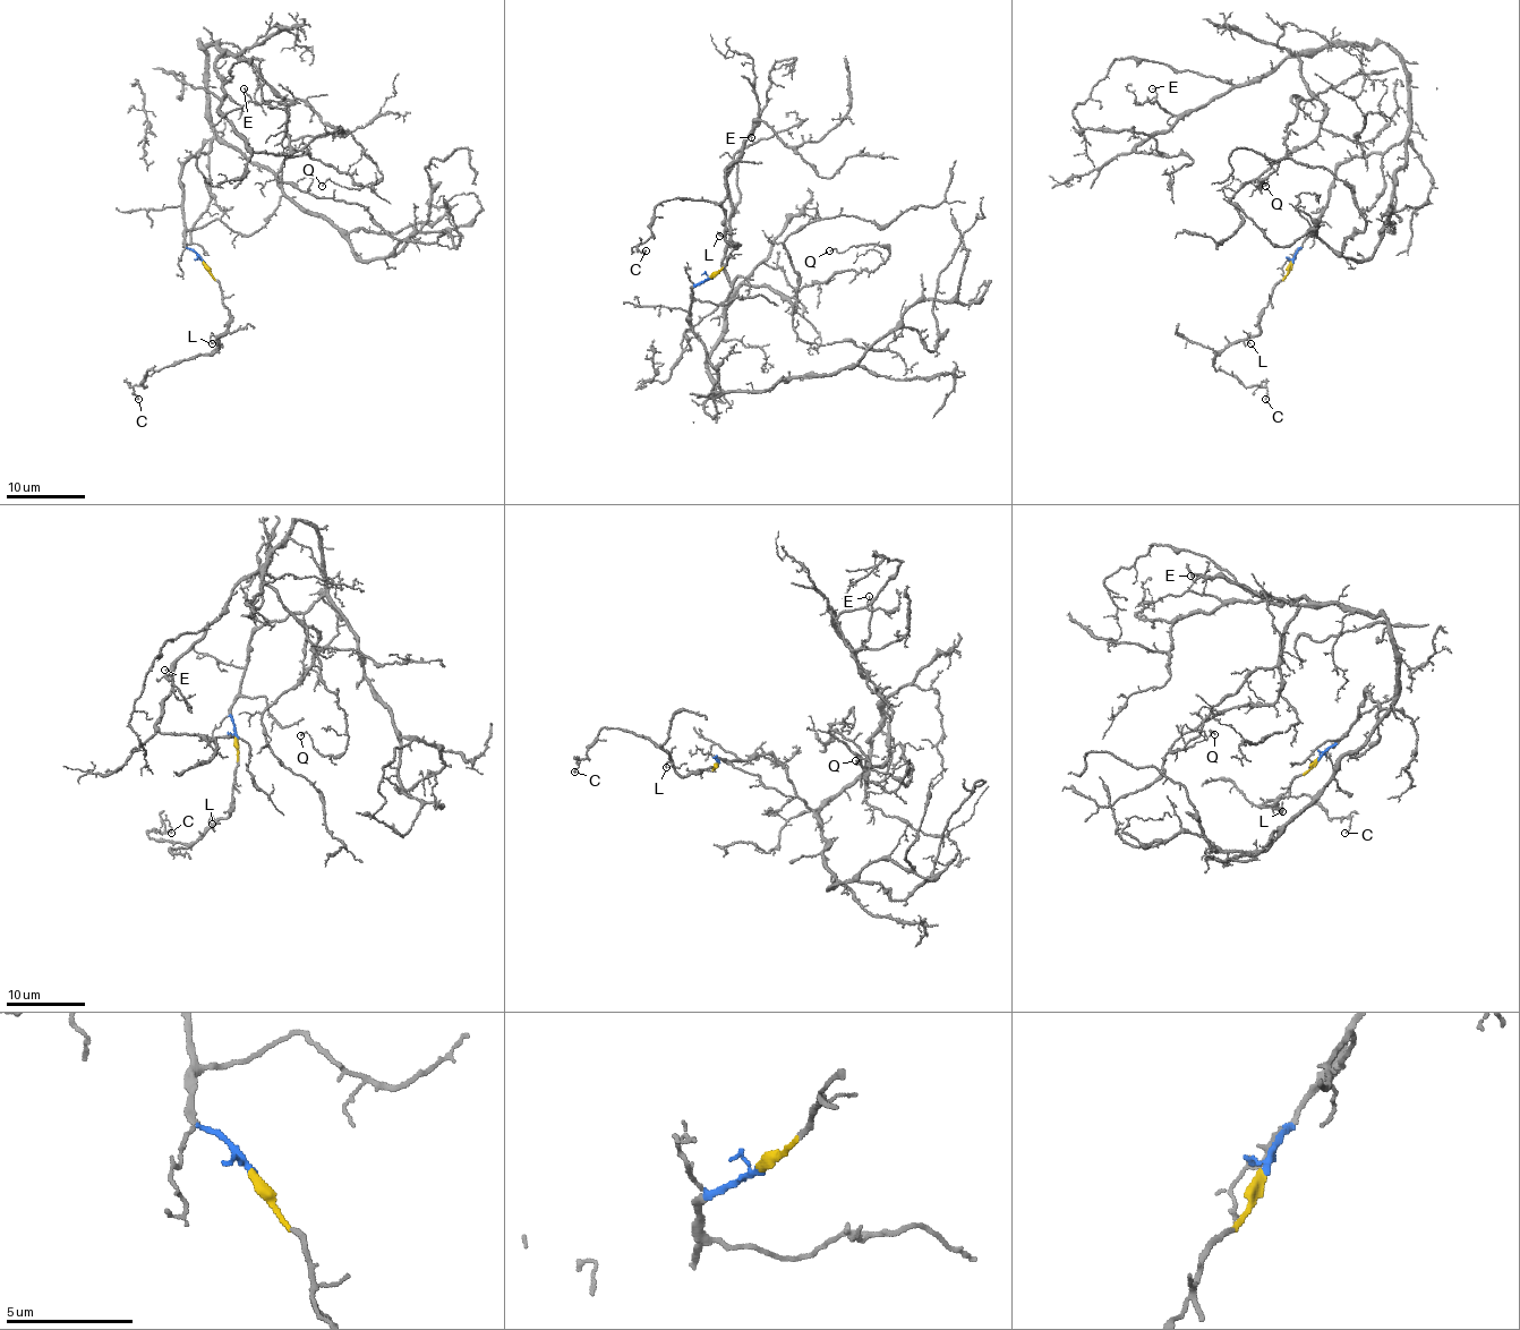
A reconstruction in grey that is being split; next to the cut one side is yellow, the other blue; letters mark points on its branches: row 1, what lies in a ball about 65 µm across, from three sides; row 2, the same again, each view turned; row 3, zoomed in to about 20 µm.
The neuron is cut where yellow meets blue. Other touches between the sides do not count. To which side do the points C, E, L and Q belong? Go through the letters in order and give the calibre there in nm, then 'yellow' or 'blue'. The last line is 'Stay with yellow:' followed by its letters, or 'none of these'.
C: calibre 130 nm; yellow
E: calibre 100 nm; blue
L: calibre 110 nm; yellow
Q: calibre 110 nm; blue
Stay with yellow: C, L

